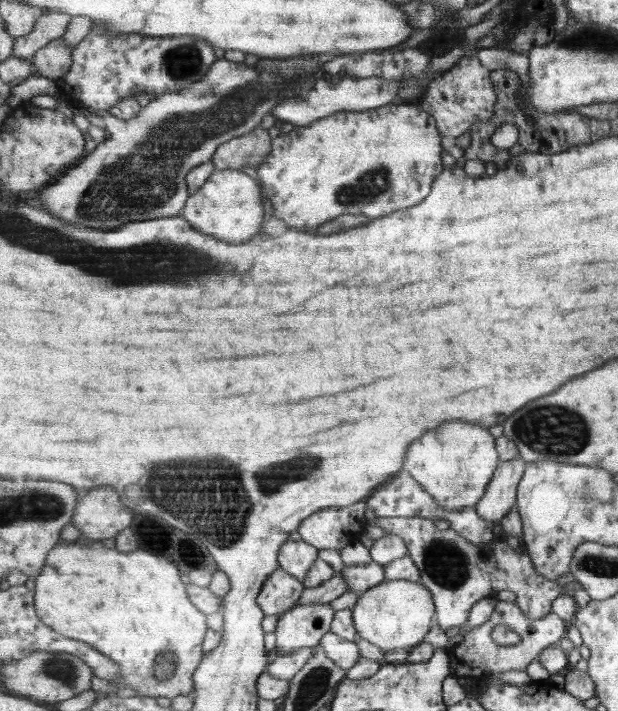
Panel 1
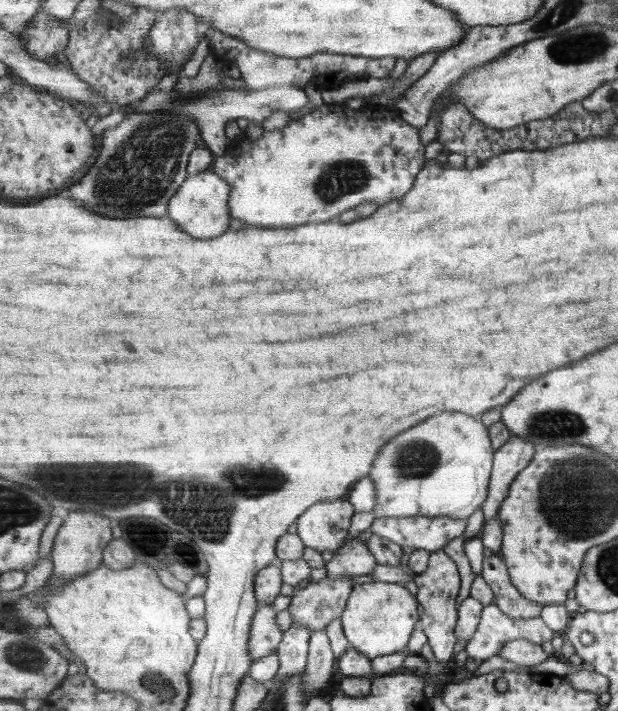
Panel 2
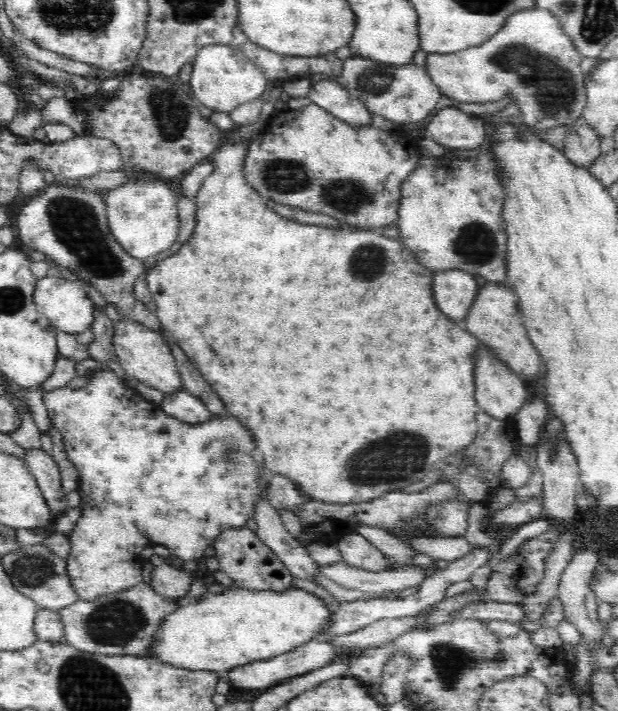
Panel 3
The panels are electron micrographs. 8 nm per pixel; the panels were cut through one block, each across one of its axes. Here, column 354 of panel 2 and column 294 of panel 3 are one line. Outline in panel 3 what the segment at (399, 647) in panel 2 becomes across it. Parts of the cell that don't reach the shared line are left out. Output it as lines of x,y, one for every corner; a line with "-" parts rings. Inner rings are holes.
296,585
292,586
288,592
246,590
234,587
221,594
206,593
199,597
196,604
178,606
163,616
151,634
147,646
147,656
142,657
159,660
165,666
180,670
226,675
238,666
268,660
291,651
302,643
307,643
314,633
321,631
328,619
328,605
314,594
297,588

